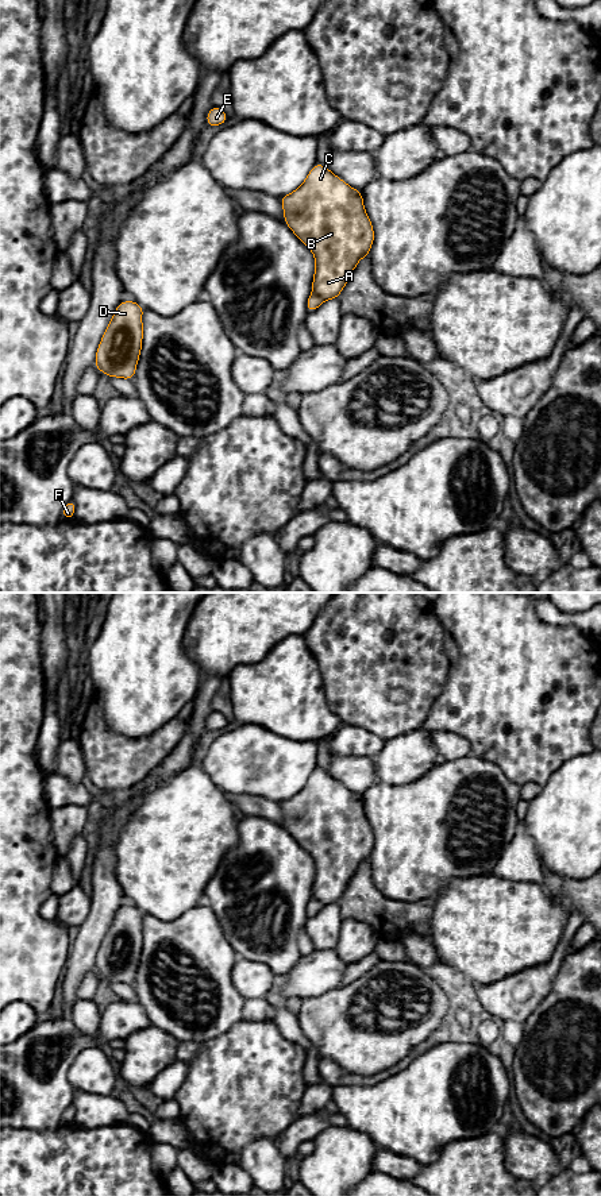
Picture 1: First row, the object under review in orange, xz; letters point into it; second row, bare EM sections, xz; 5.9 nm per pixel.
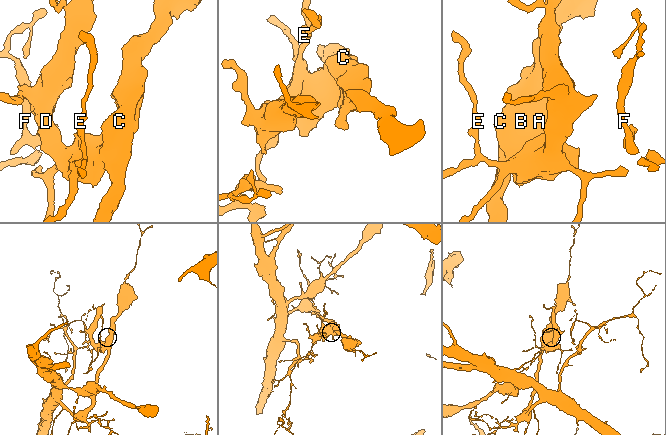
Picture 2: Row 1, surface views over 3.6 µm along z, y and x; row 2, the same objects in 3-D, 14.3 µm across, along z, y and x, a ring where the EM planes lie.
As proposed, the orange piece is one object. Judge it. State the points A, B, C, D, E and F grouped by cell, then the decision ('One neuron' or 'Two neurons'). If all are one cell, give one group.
Groups: A B C F / D E. Two neurons

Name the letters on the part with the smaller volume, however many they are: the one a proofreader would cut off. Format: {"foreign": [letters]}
{"foreign": ["D", "E"]}

